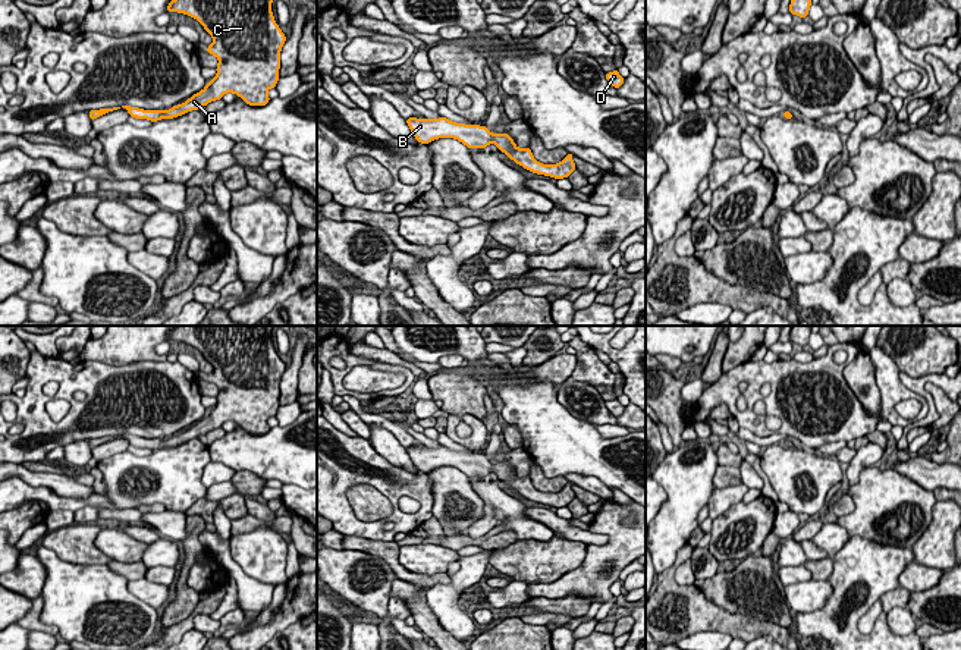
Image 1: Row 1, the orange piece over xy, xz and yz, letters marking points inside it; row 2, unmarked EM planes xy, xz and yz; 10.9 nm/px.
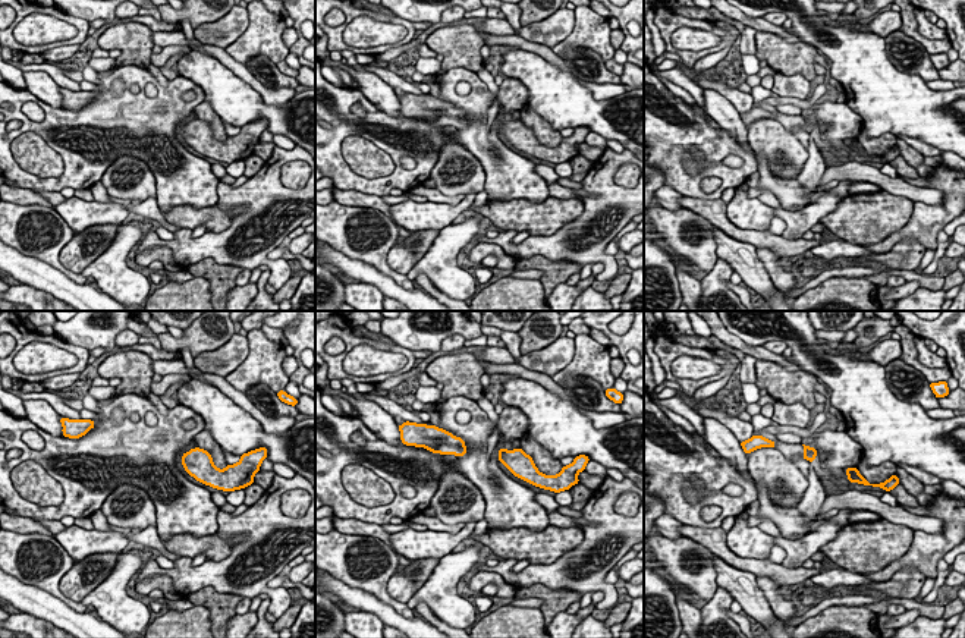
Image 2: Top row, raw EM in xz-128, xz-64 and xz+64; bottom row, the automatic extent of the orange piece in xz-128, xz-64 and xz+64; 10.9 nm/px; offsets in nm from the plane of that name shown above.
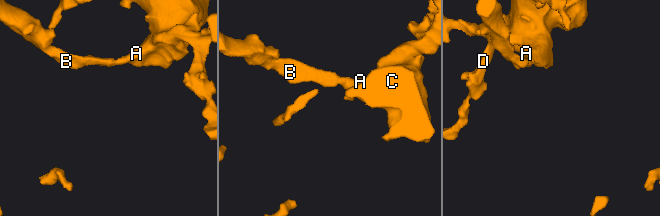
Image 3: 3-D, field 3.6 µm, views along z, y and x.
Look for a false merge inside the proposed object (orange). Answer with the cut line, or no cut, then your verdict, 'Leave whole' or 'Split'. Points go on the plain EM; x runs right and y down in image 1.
No split. Leave whole

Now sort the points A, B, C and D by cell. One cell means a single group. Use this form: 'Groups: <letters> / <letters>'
Groups: A B C D

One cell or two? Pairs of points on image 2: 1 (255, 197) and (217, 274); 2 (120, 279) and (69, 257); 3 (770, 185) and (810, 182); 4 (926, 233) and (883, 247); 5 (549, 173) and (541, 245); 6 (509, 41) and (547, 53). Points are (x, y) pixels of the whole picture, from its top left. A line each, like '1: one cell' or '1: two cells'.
1: two cells
2: two cells
3: two cells
4: one cell
5: two cells
6: one cell

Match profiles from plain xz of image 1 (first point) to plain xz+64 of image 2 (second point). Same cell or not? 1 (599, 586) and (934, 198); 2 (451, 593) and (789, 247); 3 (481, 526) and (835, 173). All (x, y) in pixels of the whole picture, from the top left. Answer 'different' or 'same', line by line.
1: different
2: different
3: different

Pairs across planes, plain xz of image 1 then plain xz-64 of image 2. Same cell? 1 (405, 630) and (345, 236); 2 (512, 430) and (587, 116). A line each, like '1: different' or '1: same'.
1: same
2: different

